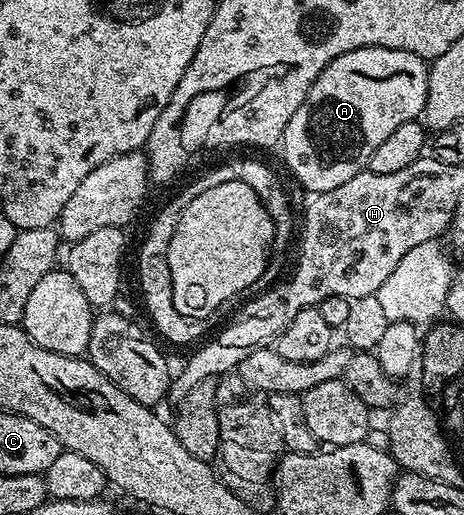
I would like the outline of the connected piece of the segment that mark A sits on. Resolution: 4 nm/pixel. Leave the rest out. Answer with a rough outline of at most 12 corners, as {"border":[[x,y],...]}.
{"border":[[371,46],[330,60],[282,147],[312,196],[423,115],[428,66]]}

